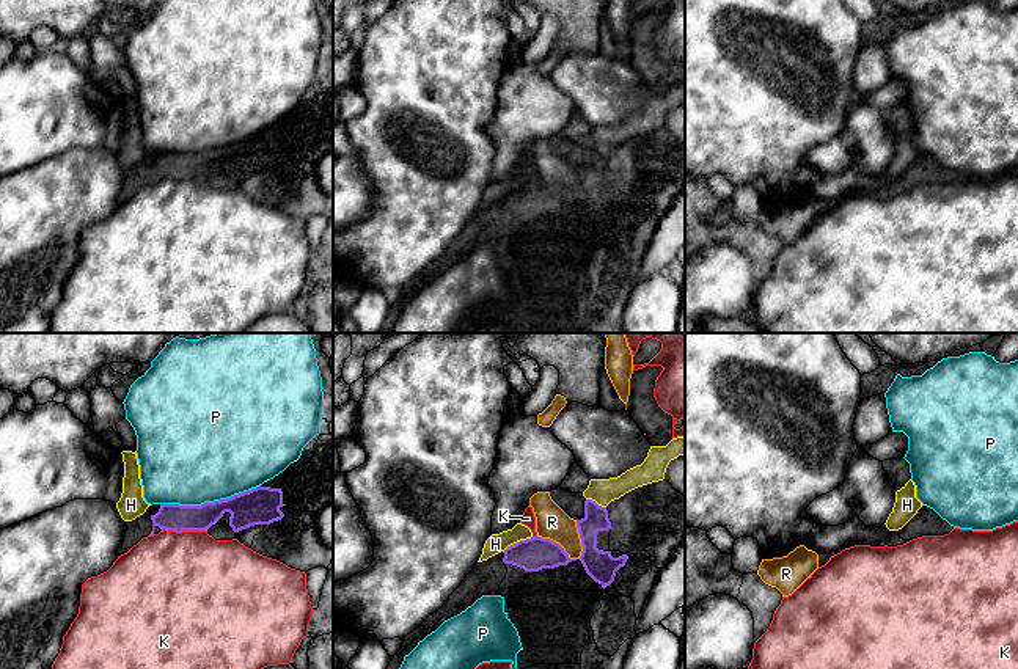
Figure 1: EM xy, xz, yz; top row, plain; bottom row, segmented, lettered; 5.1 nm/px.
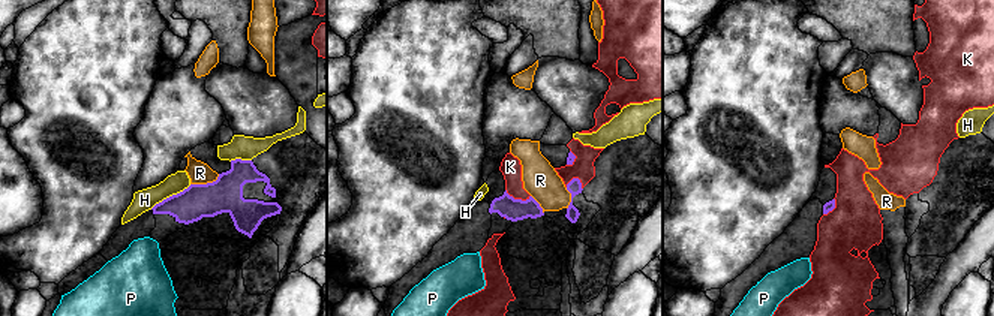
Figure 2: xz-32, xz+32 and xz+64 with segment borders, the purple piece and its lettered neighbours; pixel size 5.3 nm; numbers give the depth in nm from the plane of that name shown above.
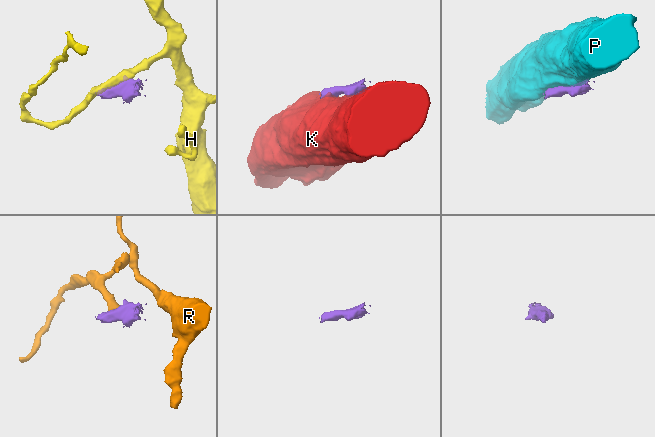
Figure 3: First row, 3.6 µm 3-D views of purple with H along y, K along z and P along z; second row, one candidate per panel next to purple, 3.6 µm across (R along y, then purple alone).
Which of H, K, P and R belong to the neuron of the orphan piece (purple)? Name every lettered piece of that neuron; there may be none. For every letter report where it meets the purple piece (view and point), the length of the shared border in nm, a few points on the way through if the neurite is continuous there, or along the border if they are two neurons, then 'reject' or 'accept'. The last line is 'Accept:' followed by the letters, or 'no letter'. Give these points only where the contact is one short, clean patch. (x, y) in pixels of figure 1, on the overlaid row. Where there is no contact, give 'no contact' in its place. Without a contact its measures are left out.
H: meets purple in xz at (517, 542); contact 170 nm long; reject
K: meets purple in xy at (184, 530); contact 220 nm long; reject
P: meets purple in xy at (209, 503); contact 500 nm long; reject
R: meets purple in xz at (555, 542); contact 240 nm long; border along xz (536, 536), (555, 541), (575, 559); reject
Accept: no letter

